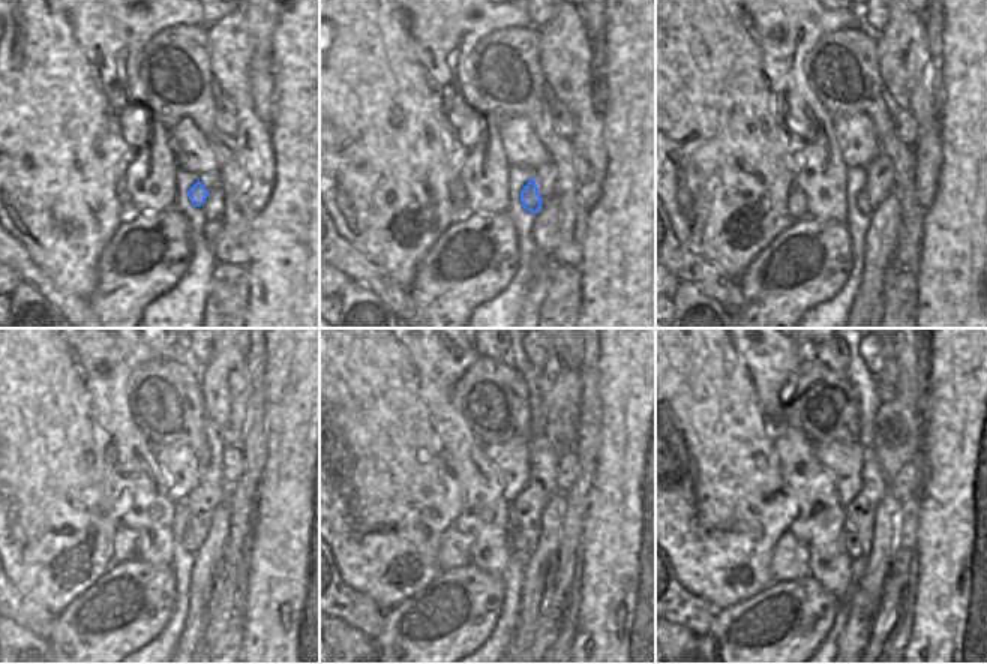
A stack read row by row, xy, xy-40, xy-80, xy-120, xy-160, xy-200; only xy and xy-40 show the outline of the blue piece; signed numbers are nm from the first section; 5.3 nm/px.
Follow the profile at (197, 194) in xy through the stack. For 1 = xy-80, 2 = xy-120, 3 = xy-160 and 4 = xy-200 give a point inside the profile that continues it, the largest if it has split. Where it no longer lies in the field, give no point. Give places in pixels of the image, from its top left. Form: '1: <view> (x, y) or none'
1: xy-80 (863, 203)
2: xy-120 (189, 543)
3: xy-160 (518, 544)
4: xy-200 (849, 540)

